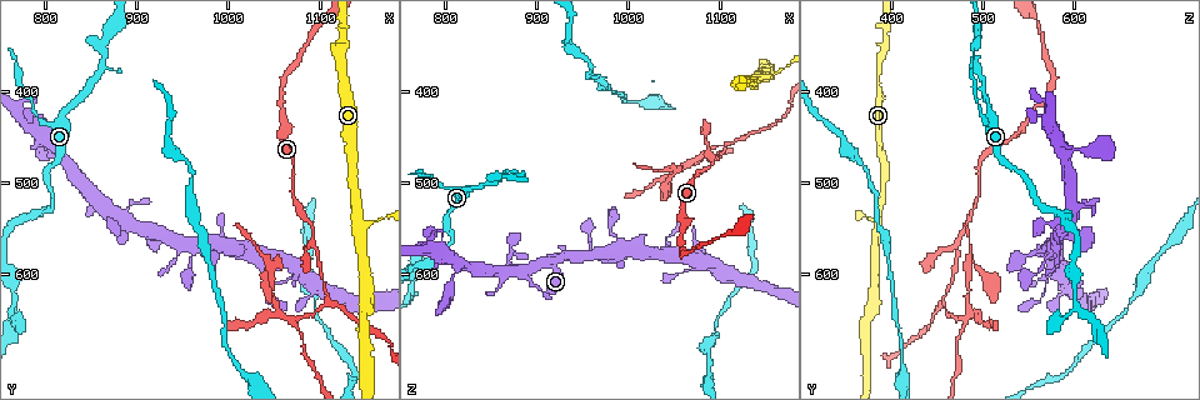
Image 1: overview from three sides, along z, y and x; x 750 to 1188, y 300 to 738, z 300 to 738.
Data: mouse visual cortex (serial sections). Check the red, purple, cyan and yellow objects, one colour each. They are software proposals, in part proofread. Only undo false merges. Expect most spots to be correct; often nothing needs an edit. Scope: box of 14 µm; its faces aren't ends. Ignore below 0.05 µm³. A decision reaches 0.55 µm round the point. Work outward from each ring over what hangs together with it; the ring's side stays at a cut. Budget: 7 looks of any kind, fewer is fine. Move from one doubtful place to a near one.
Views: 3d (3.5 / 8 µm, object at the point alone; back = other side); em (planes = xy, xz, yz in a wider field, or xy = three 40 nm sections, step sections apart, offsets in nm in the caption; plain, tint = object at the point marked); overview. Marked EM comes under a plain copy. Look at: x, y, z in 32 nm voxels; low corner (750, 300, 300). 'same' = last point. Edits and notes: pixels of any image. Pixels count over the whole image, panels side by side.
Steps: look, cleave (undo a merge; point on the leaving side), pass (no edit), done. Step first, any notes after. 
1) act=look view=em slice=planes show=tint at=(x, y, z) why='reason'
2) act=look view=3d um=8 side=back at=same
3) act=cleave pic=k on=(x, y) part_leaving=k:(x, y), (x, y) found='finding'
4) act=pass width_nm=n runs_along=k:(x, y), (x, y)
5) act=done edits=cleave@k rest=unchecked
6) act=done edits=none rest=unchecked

act=look view=3d um=3.5 side=back at=(1045, 630, 560) why='abrupt turn'

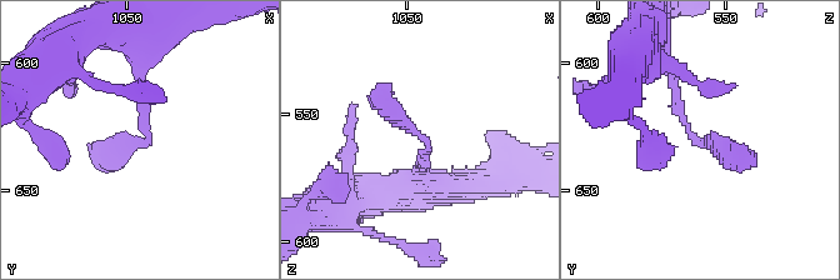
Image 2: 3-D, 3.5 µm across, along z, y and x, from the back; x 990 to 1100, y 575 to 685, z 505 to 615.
act=look view=em slice=xy step=1 show=tint at=(1042, 630, 563)

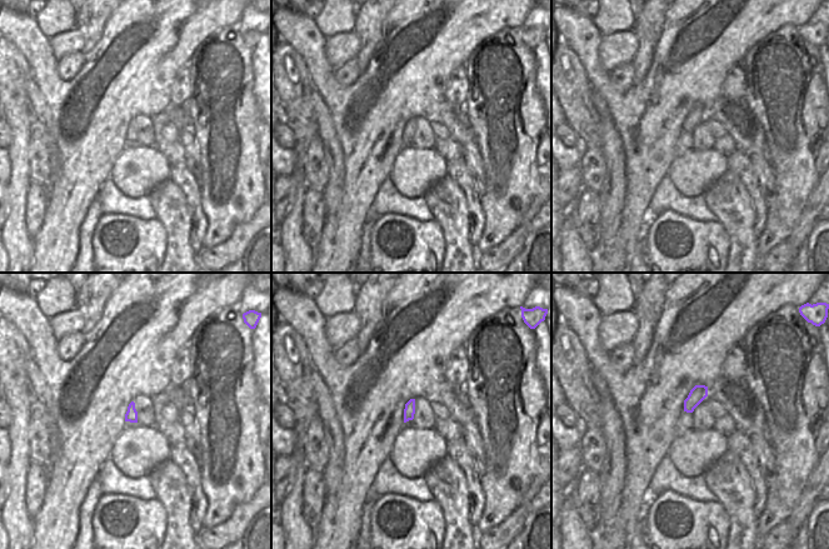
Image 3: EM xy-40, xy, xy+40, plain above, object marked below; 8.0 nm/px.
act=pass runs_along=2:(663, 61), (691, 138), (749, 160) found='one cell here'

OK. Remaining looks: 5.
act=look view=3d um=3.5 at=(1110, 625, 460) why='a fork'

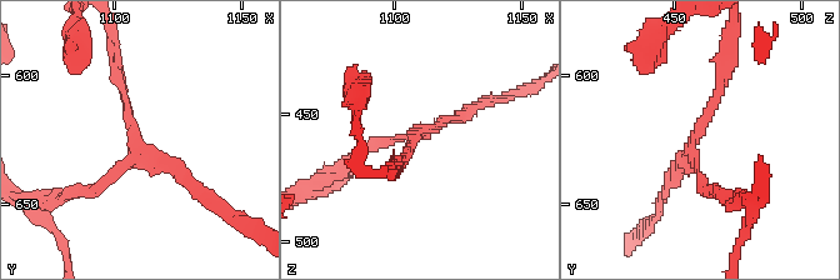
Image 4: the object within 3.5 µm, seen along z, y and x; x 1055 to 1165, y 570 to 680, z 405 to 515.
act=look view=em slice=planes show=tint at=(1110, 629, 457) arms=3 arm_widths_nm=150,150,150

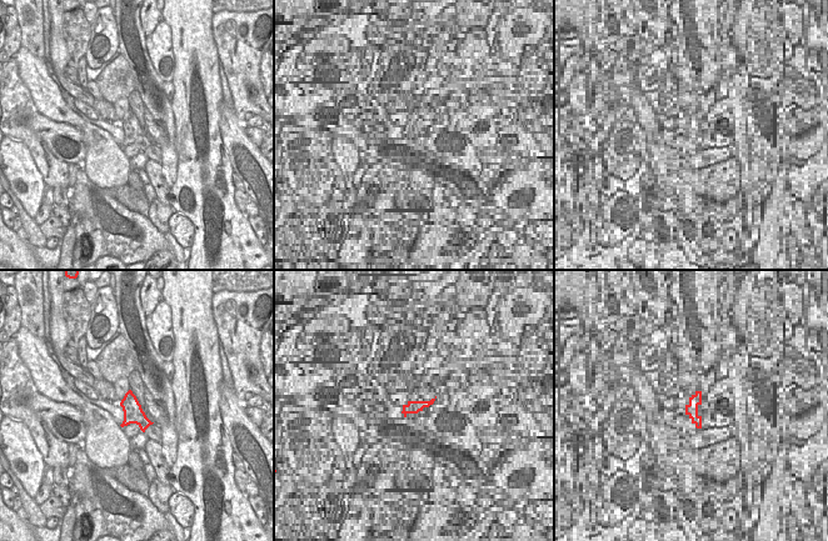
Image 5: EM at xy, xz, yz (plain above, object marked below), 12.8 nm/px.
act=pass runs_along=4:(115, 74), (138, 154), (76, 193) found='all the same cell'

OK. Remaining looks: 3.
act=look view=3d um=8 at=(1145, 545, 390) why='two arms in line, one across'

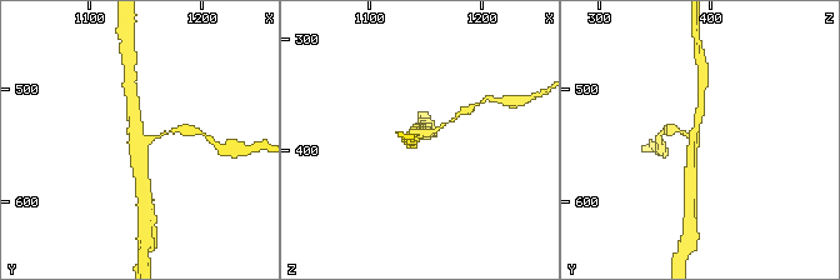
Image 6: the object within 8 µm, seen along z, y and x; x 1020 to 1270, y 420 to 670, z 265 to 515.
act=look view=em slice=planes show=tint at=(1144, 544, 388) why='now the EM'

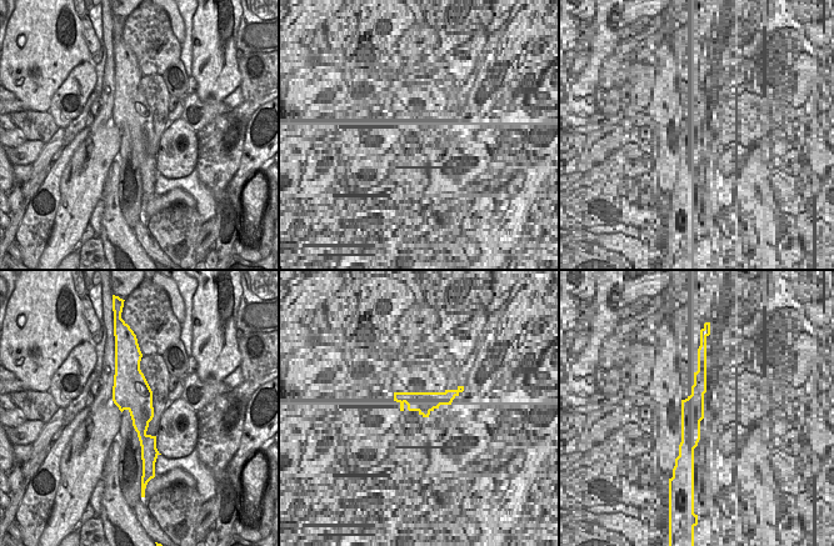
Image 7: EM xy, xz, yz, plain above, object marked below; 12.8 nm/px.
act=pass arms=3 arm_widths_nm=150,250,250 runs_along=6:(131, 103), (141, 174) found='all the same cell'

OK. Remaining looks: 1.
act=done edits=none rest=unchecked

